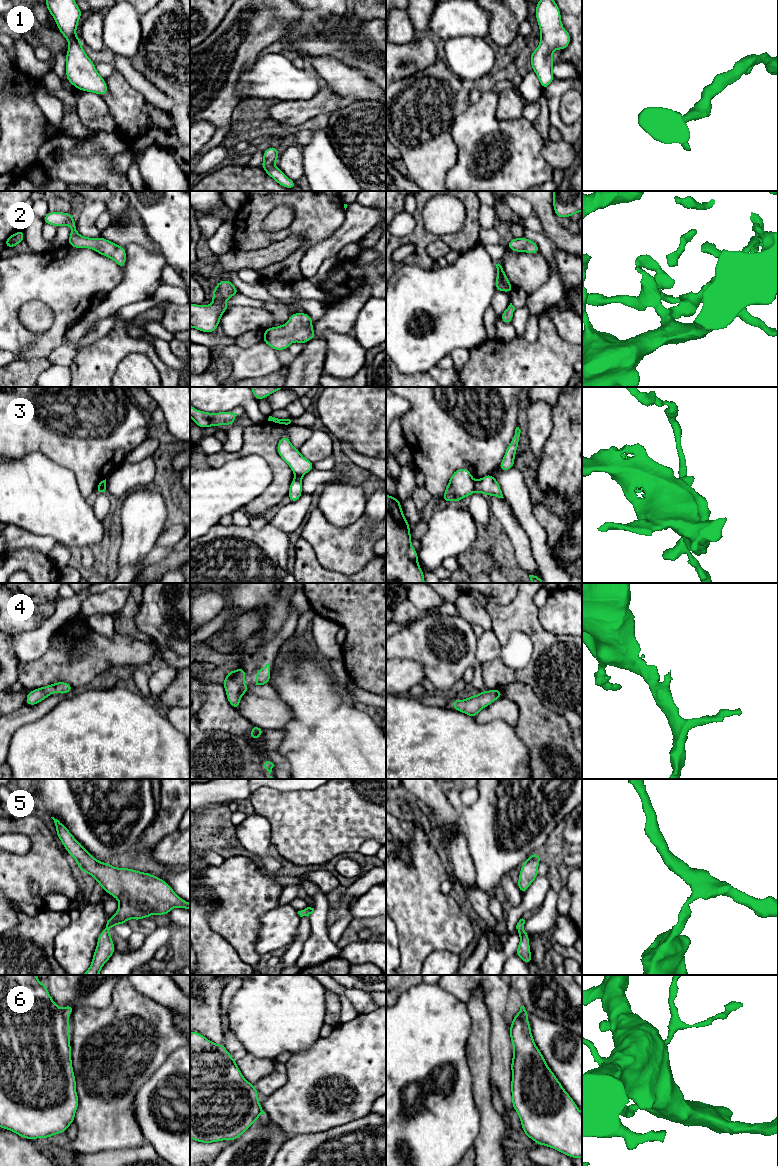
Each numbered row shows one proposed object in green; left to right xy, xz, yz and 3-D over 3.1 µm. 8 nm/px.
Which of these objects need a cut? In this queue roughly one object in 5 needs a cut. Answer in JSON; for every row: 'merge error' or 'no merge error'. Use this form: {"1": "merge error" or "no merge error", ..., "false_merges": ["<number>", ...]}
{"1": "no merge error", "2": "no merge error", "3": "merge error", "4": "no merge error", "5": "no merge error", "6": "merge error", "false_merges": ["3", "6"]}

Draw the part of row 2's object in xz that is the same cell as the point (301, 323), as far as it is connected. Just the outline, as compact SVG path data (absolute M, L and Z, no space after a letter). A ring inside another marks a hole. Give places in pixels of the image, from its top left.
M306 312L292 313L286 324L267 328L263 333L263 342L278 352L288 349L292 342L304 345L317 337L312 323L312 318Z

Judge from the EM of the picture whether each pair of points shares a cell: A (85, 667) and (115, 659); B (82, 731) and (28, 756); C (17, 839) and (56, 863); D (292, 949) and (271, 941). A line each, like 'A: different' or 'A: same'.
A: same
B: same
C: different
D: different

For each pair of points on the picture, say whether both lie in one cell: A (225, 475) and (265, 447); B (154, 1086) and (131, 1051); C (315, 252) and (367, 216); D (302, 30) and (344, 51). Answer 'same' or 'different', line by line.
A: different
B: different
C: same
D: different

